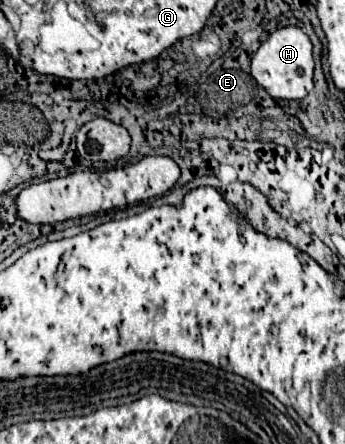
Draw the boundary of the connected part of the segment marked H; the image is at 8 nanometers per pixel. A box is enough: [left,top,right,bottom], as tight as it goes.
[251,26,315,100]

